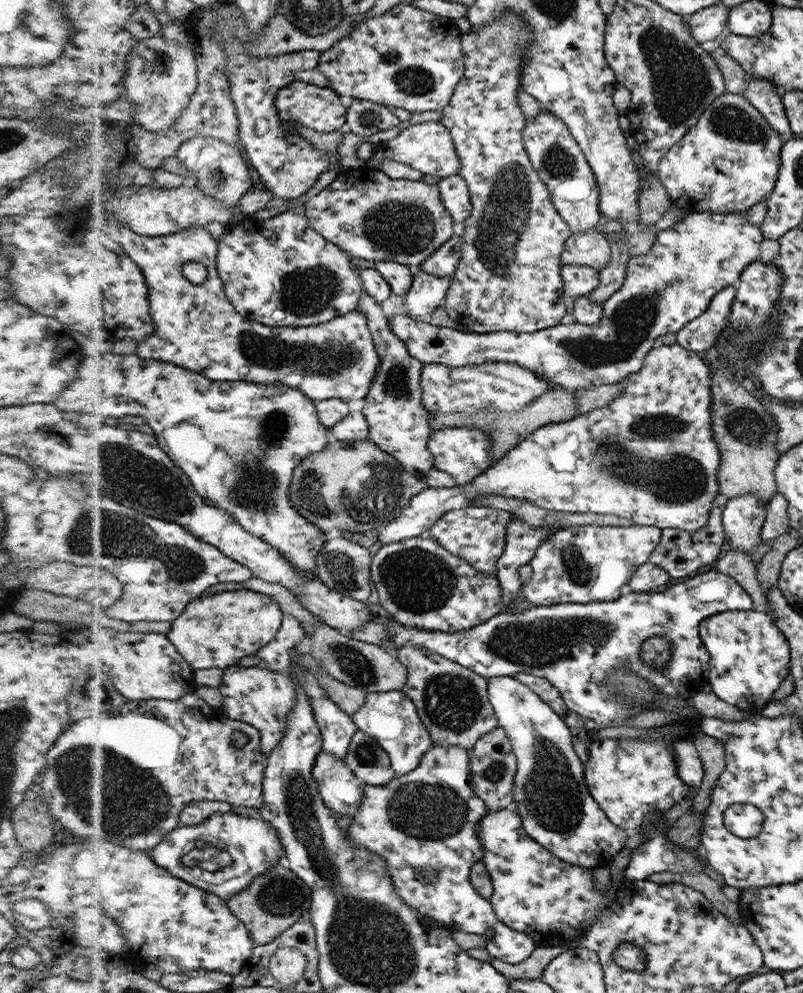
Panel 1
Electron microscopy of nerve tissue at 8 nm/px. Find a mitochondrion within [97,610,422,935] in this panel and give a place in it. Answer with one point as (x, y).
(206, 855)

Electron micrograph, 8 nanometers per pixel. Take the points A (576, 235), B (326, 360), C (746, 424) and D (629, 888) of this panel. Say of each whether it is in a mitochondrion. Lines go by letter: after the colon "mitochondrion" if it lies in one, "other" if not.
A: other
B: mitochondrion
C: mitochondrion
D: other

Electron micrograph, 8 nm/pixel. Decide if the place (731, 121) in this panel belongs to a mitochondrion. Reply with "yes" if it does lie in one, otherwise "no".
yes

